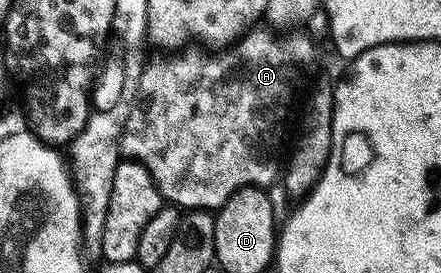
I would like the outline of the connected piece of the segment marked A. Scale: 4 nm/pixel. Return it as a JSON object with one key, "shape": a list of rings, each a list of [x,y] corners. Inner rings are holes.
{"shape":[[[259,26],[246,30],[224,49],[200,51],[200,46],[189,45],[146,62],[137,86],[138,100],[121,138],[121,153],[126,160],[145,166],[166,204],[178,209],[216,209],[239,189],[269,189],[276,179],[278,182],[283,171],[281,142],[285,139],[285,122],[297,99],[297,90],[313,71],[318,44],[301,29]]]}

